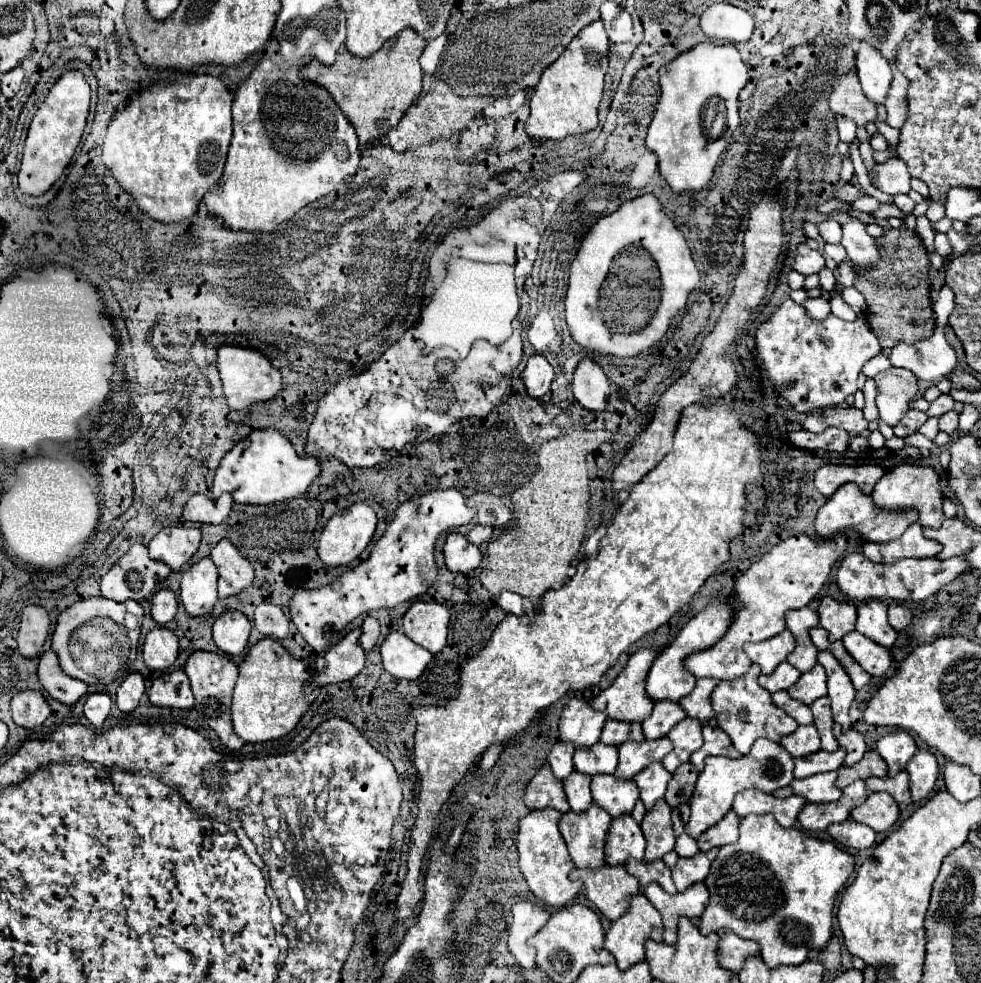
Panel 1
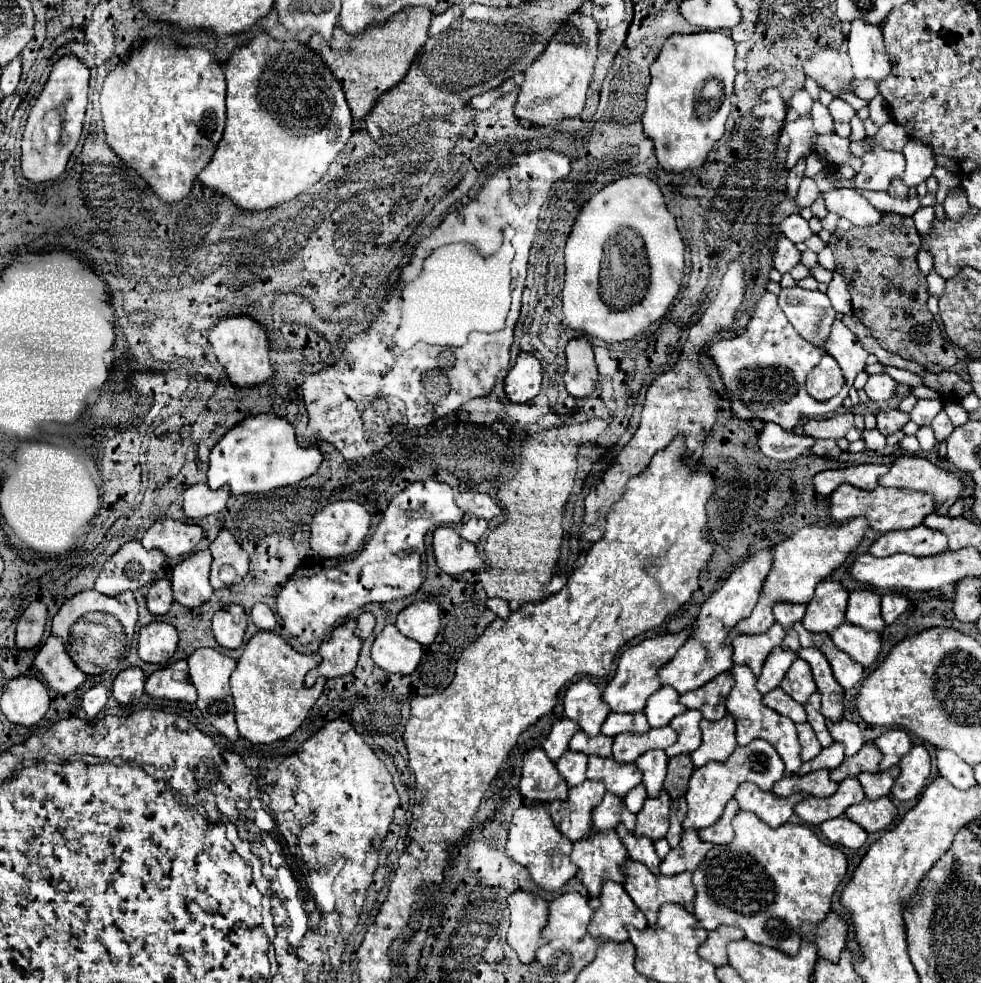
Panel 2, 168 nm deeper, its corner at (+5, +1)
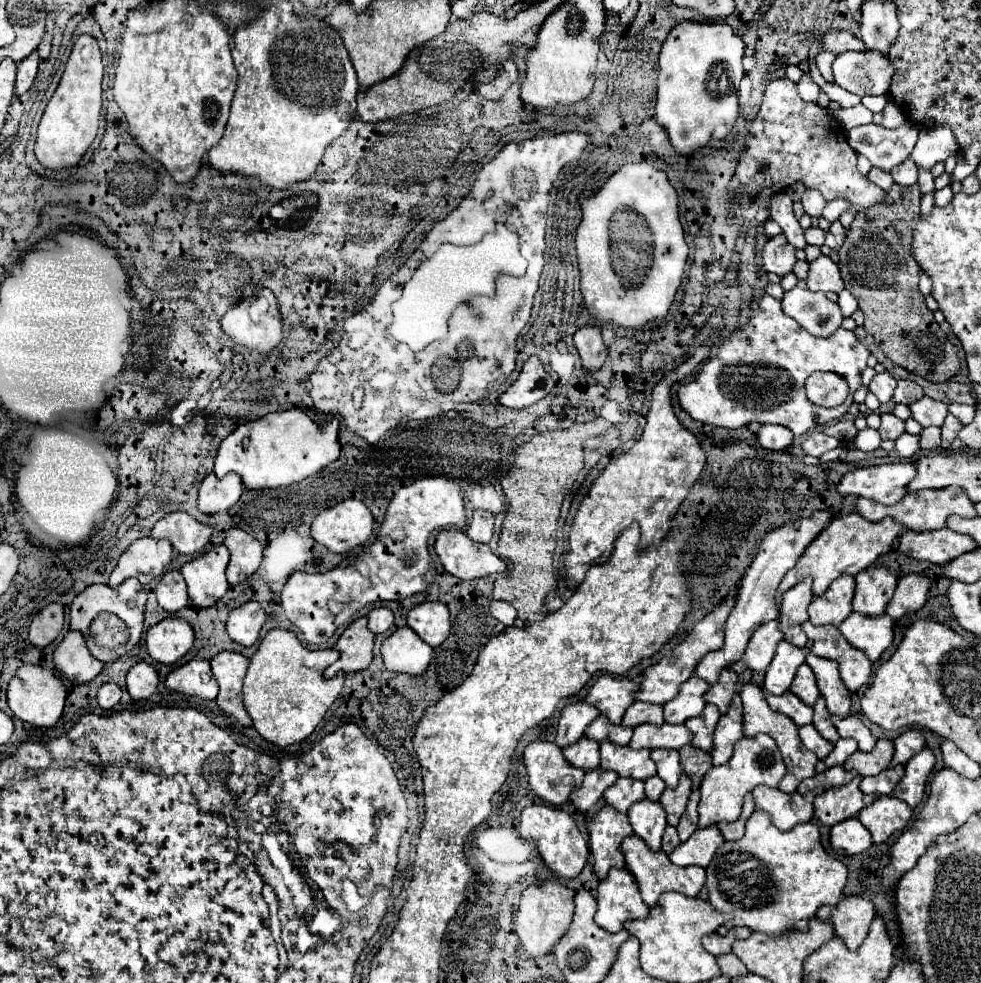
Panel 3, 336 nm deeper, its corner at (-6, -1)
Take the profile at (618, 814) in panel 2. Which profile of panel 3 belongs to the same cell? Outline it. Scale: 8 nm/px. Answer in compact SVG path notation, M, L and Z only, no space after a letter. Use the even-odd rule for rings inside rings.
M619 777L615 781L613 787L609 787L603 795L605 803L613 809L617 809L619 813L627 813L627 809L633 803L639 803L645 799L645 791L643 791L643 783L635 781L635 779L623 779Z

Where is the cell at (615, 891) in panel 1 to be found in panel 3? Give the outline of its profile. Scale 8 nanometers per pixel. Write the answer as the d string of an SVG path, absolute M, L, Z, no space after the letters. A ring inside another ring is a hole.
M603 807L589 825L589 851L593 855L593 869L597 877L603 881L611 867L625 867L621 843L631 837L633 829L625 813L611 811L611 807Z

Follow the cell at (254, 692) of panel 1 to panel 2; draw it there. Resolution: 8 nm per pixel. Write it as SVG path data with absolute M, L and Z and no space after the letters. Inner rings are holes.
M272 631L256 633L244 647L238 667L230 677L240 735L250 743L274 743L290 737L308 717L308 711L324 689L326 679L318 679L312 687L304 685L304 675L320 661L322 657L318 653L302 655Z

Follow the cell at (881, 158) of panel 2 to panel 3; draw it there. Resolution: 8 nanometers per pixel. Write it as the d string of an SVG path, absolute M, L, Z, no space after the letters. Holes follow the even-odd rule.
M869 123L847 131L847 143L853 151L867 157L873 167L891 173L893 167L901 165L917 143L919 129L905 123L899 129L885 129Z

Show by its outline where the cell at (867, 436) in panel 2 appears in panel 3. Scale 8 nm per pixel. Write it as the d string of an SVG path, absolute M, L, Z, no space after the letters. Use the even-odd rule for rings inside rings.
M865 429L865 431L859 431L857 437L855 437L855 445L857 449L861 451L875 451L881 447L881 435L875 431L875 429Z

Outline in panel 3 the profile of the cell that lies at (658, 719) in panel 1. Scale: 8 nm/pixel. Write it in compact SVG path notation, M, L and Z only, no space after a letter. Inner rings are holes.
M691 677L687 679L677 697L671 699L669 703L663 705L663 713L665 713L665 723L685 723L691 717L701 715L705 701L703 701L703 691L707 691L709 685L703 683L703 679Z

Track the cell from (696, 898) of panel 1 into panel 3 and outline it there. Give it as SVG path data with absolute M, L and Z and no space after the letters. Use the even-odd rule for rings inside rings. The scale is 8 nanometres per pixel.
M633 835L631 839L625 839L621 851L625 855L627 869L635 877L641 897L643 897L643 903L647 903L647 907L655 907L659 897L669 891L681 893L685 897L697 897L701 887L705 885L705 869L703 867L675 867L663 851L659 851L659 855L651 855L651 851L647 851L647 847L643 847L643 841L637 835Z

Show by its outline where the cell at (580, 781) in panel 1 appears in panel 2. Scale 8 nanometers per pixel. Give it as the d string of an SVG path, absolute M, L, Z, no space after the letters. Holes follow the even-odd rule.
M564 753L564 757L560 757L560 761L556 761L558 771L562 773L562 777L566 779L566 783L570 787L580 785L586 779L586 761L588 757L584 753Z

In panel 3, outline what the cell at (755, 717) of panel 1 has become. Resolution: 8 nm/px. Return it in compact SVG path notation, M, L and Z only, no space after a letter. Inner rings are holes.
M745 683L743 689L741 689L741 699L743 699L743 711L745 711L745 717L743 717L743 731L745 731L745 737L755 737L757 733L767 733L771 735L779 749L781 749L781 755L785 759L785 765L787 765L787 775L783 777L783 781L779 783L779 789L785 791L785 793L793 793L797 789L797 785L807 779L807 777L813 777L815 775L815 763L817 763L817 757L813 753L809 753L803 743L801 743L801 737L799 737L799 727L783 713L775 713L769 709L767 701L765 701L765 693L759 685L755 683Z

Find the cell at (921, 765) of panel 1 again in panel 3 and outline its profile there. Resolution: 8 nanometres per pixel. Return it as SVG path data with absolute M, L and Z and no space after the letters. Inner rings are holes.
M929 747L913 755L905 765L905 777L897 783L893 795L905 801L909 807L917 807L925 795L929 773L935 765L935 755Z

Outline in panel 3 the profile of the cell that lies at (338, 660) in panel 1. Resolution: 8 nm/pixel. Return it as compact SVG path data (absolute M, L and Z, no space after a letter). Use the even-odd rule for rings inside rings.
M367 617L353 621L337 641L337 649L341 657L325 669L323 679L331 679L335 673L355 673L369 667L373 659L373 641L375 635L367 629Z

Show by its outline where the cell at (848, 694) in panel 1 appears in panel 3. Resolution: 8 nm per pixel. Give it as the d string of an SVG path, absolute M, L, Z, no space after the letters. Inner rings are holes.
M809 653L807 655L807 665L811 665L811 669L817 677L817 687L827 701L829 713L833 713L837 717L847 717L849 707L851 707L851 697L849 697L849 691L839 677L837 663L831 661L831 659L817 657L817 655Z

